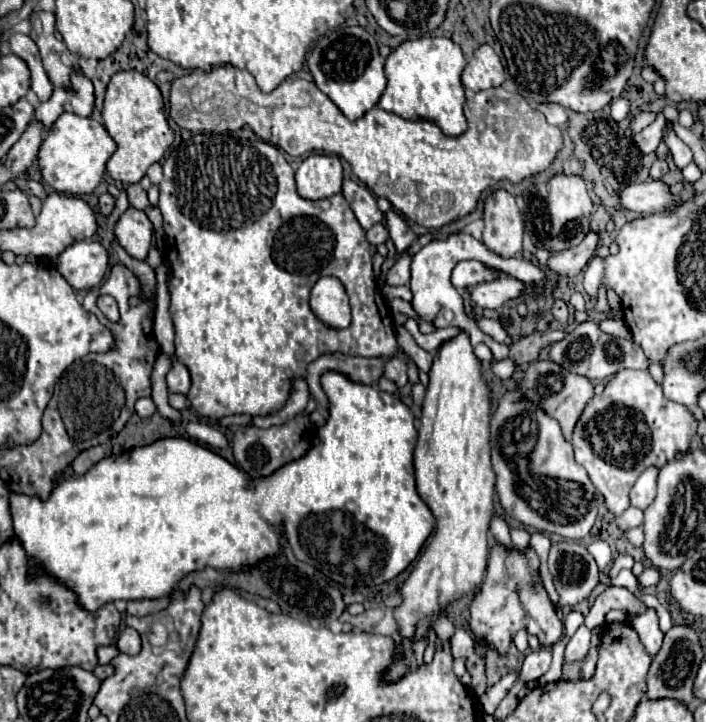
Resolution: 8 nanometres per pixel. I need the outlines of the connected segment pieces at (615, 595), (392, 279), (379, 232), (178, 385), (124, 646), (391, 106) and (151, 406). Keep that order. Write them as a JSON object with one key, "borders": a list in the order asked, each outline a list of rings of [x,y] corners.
{"borders":[[[[610,586],[610,588],[606,588],[604,594],[600,594],[596,598],[596,602],[594,602],[590,614],[586,616],[584,624],[588,628],[594,628],[598,624],[604,624],[604,616],[612,608],[622,610],[626,614],[628,612],[632,612],[632,614],[644,614],[646,612],[646,604],[638,596],[634,596],[630,590],[626,590],[626,588],[612,588]]],[[[404,252],[404,254],[394,262],[394,266],[388,270],[386,282],[388,282],[390,286],[404,286],[404,284],[408,284],[408,280],[410,280],[410,262],[412,262],[410,252]]],[[[376,224],[372,226],[370,230],[366,230],[366,238],[370,244],[378,246],[378,244],[384,244],[388,240],[388,230],[384,228],[384,224]]],[[[172,356],[172,370],[168,372],[166,382],[168,382],[168,390],[170,392],[182,392],[182,394],[186,394],[190,390],[190,374],[184,368],[184,364],[180,364],[176,360],[176,356]]],[[[124,628],[120,634],[118,634],[118,642],[116,642],[118,650],[124,652],[124,654],[138,654],[140,652],[140,636],[134,628]]],[[[426,36],[416,40],[406,40],[400,44],[384,64],[388,86],[378,102],[378,106],[386,112],[394,112],[406,120],[430,120],[448,136],[460,136],[466,128],[466,116],[462,112],[464,106],[464,86],[460,82],[460,74],[466,66],[464,54],[458,44],[450,38],[442,36]]],[[[140,398],[136,402],[136,414],[140,418],[150,418],[156,412],[156,404],[152,402],[152,398]]]]}

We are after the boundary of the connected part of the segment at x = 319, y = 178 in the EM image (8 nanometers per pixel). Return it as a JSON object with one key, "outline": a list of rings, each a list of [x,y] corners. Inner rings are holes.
{"outline":[[[312,154],[296,170],[298,194],[306,200],[322,200],[342,192],[342,164],[338,156]]]}

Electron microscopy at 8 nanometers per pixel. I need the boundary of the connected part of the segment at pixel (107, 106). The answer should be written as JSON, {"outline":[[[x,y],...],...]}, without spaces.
{"outline":[[[134,70],[116,72],[106,90],[102,116],[108,134],[118,144],[118,150],[106,164],[106,170],[114,180],[122,184],[140,182],[146,176],[148,166],[158,162],[174,140],[174,130],[168,124],[164,112],[164,100],[158,86],[140,72]]]}

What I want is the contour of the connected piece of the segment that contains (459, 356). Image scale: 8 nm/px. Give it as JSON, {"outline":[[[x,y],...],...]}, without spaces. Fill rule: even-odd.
{"outline":[[[466,330],[438,348],[428,376],[430,382],[422,404],[414,468],[418,494],[432,510],[436,528],[416,568],[400,590],[402,604],[394,610],[394,616],[402,640],[398,644],[400,658],[388,670],[390,680],[404,676],[412,662],[412,652],[406,648],[406,642],[412,642],[416,622],[420,618],[438,618],[448,604],[468,594],[474,586],[480,586],[490,556],[488,528],[494,516],[492,502],[496,482],[490,464],[492,388],[482,378],[482,364],[472,350]]]}

